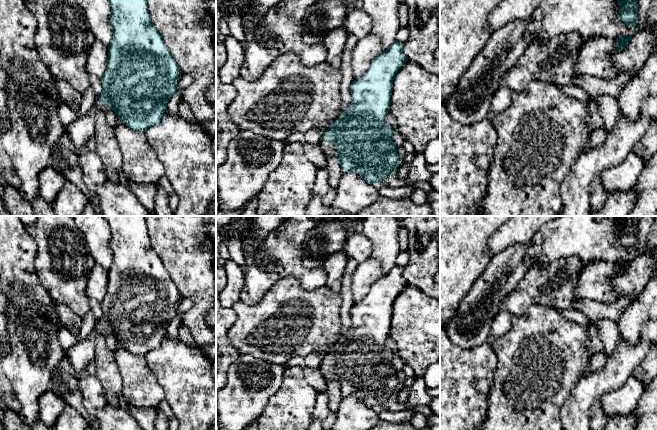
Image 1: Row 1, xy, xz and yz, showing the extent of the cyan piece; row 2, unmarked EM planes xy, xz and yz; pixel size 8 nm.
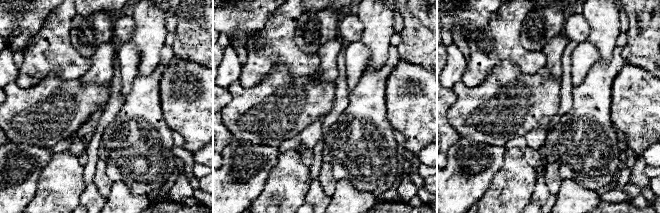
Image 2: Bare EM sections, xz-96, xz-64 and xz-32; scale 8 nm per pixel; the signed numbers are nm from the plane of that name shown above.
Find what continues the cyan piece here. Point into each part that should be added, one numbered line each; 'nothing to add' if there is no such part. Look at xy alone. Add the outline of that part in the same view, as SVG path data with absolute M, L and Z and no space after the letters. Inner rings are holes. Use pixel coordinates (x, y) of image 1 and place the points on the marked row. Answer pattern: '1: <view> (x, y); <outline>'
1: xy (79, 131); M98 96L94 106L85 115L76 118L65 127L68 139L78 150L94 137L95 118L99 109L106 113L111 109L111 106L103 104Z

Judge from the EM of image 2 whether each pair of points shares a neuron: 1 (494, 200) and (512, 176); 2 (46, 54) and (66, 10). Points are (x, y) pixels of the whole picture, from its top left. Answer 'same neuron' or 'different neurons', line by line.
1: same neuron
2: same neuron

